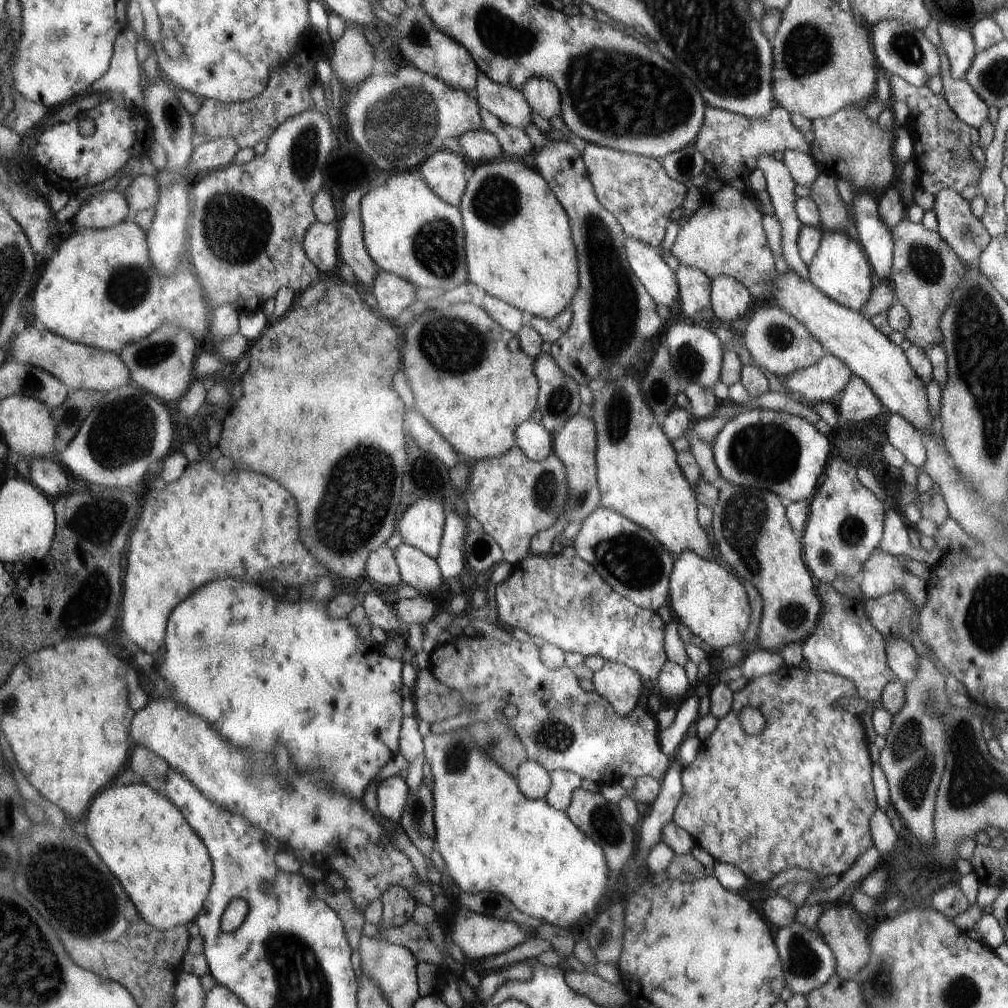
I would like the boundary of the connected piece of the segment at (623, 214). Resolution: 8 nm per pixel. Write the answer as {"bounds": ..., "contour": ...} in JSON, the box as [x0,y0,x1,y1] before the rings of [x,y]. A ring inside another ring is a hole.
{"bounds":[582,143,688,250],"contour":[[[594,143],[582,144],[582,153],[585,155],[589,173],[602,204],[622,223],[625,233],[661,250],[662,242],[666,238],[666,232],[668,232],[668,226],[670,226],[670,220],[672,220],[674,212],[678,208],[682,208],[684,202],[686,202],[688,186],[672,178],[658,158],[625,153]]]}

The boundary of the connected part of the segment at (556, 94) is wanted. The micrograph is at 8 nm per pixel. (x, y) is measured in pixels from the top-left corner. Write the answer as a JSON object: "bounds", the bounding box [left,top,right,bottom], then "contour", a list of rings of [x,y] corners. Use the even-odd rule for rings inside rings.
{"bounds":[523,78,563,120],"contour":[[[535,78],[523,90],[532,108],[543,118],[552,120],[563,114],[562,88],[551,80]]]}

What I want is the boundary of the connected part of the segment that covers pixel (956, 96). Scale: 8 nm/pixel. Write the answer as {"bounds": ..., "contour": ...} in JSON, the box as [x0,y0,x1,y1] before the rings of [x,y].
{"bounds":[938,45,989,130],"contour":[[[942,45],[938,47],[938,53],[940,54],[943,97],[962,122],[979,130],[981,124],[988,121],[989,106],[974,92],[966,79],[952,78],[949,58]]]}

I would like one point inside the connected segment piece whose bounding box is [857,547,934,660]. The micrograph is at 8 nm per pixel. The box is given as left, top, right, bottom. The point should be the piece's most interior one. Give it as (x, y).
(882, 573)

